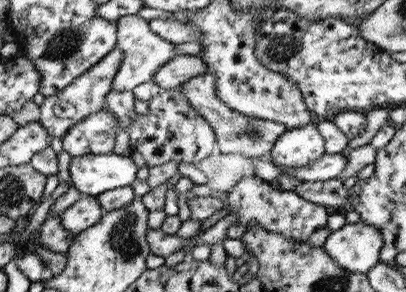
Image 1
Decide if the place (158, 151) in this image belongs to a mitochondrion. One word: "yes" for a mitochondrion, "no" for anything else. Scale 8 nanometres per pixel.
no

